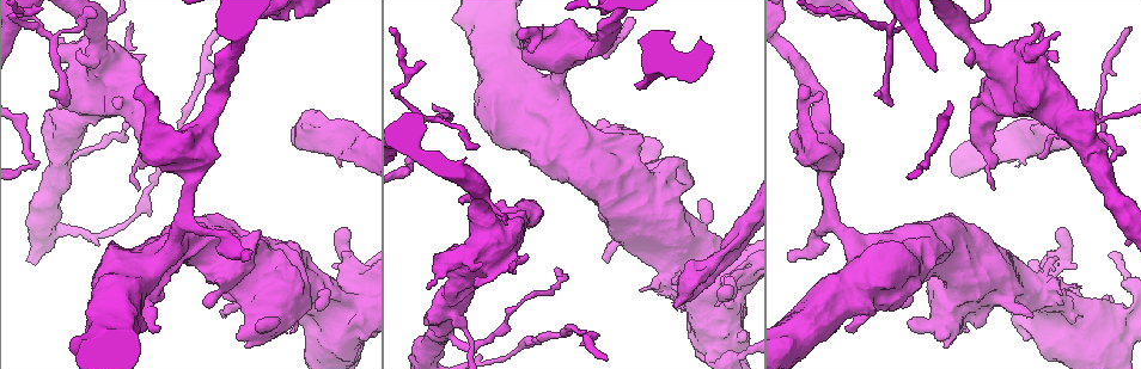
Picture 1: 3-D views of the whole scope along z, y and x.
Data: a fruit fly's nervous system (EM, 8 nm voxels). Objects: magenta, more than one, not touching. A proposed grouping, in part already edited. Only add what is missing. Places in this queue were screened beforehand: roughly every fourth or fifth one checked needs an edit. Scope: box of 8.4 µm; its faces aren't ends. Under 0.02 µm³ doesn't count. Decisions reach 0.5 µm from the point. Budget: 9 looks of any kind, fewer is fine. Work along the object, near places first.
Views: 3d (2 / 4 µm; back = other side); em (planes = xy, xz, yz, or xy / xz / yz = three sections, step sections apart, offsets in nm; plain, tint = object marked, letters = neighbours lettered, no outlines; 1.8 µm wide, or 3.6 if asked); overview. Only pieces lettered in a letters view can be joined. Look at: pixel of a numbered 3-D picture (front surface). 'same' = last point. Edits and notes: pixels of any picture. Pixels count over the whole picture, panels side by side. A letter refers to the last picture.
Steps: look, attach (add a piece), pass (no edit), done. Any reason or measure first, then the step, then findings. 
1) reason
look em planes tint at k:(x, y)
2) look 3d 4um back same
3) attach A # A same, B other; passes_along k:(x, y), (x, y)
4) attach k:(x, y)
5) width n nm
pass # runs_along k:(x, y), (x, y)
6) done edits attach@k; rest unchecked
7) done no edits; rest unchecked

thick end
look em planes tint at 1:(671, 280)

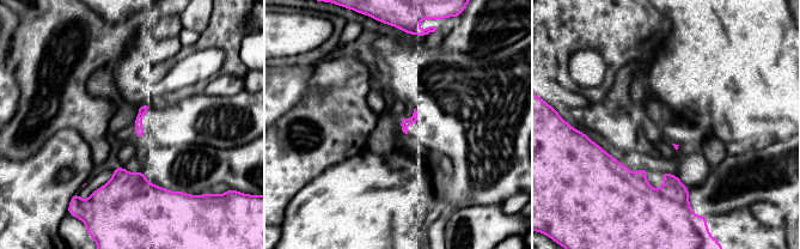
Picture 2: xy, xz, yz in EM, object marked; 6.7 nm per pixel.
see the neighbours
look em planes letters same

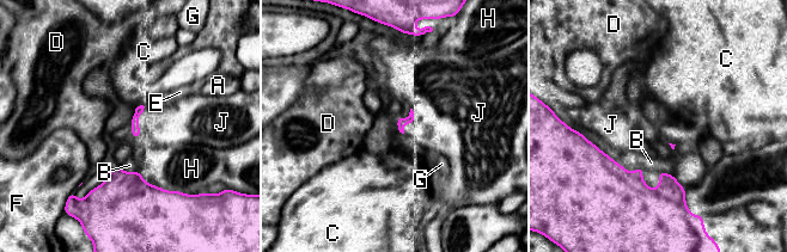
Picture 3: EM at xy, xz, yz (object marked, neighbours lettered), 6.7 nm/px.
pass # A other, B other, C other, D other, E other, F other, G other, H other, J other; border 3:(412, 108), (413, 120), (403, 133); no lettered piece goes on from it

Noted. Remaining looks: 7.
abrupt turn
look 3d 4um back at 1:(733, 335)

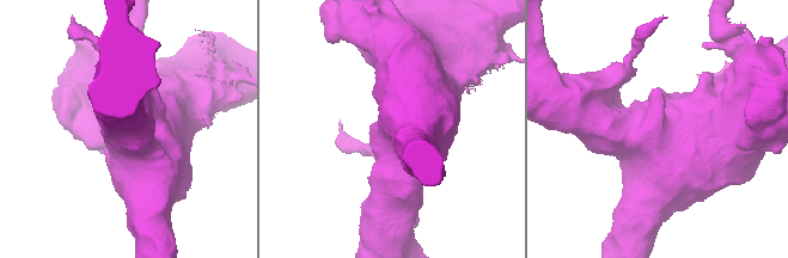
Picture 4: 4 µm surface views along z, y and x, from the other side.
look em 3.6um xy step 16 tint at 4:(659, 115)

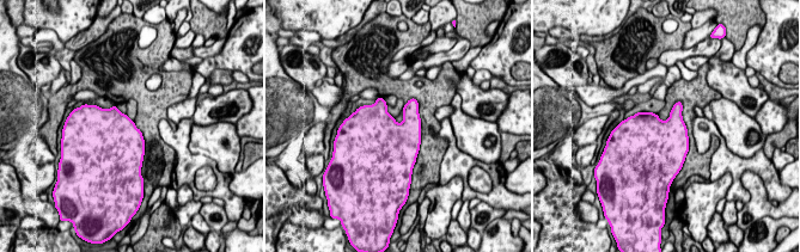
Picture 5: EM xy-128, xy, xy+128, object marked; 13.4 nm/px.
cut it another way
look em 3.6um planes letters same

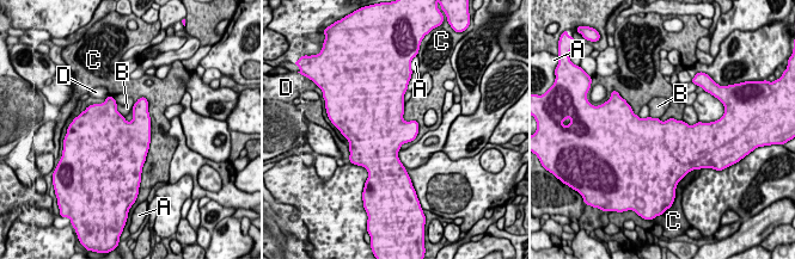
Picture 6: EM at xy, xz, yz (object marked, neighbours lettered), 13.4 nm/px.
pass # A other, B other, C other, D other; no lettered piece goes on from it

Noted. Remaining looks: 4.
thin arm on a thick one
look em planes tint at 1:(58, 161)

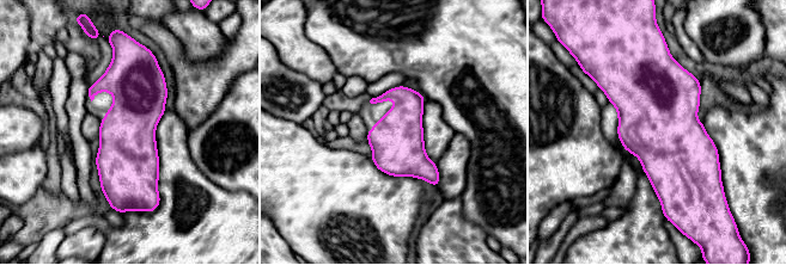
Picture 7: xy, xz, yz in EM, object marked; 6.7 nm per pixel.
see the neighbours
look em planes letters same

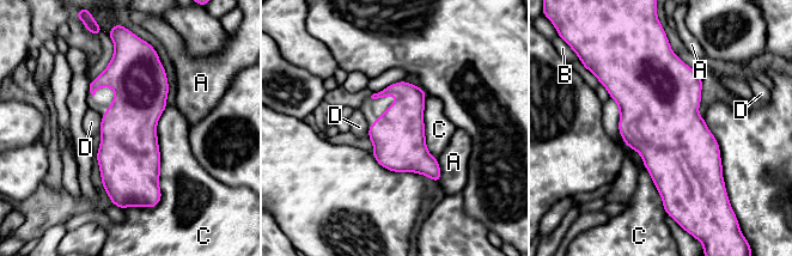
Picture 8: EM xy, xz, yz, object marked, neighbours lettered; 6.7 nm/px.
pass # A other, B other, C other, D other; border 8:(102, 116), (99, 128); no lettered piece goes on from it

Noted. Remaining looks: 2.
stops while still wide
look em planes letters at 1:(261, 230)

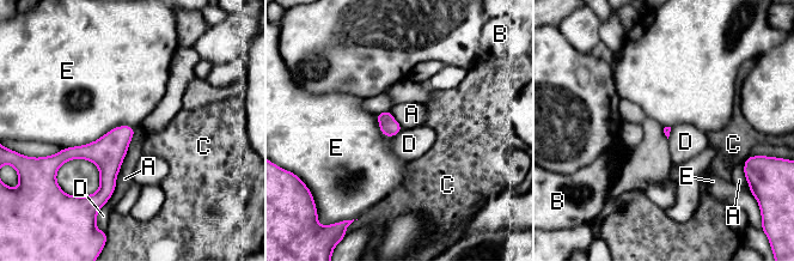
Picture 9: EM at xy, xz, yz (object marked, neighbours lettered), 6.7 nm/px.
longest_contact A 550 nm
pass # A other, B other, C other, D other, E other; none of them fits

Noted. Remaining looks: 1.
done no edits; rest unchecked

